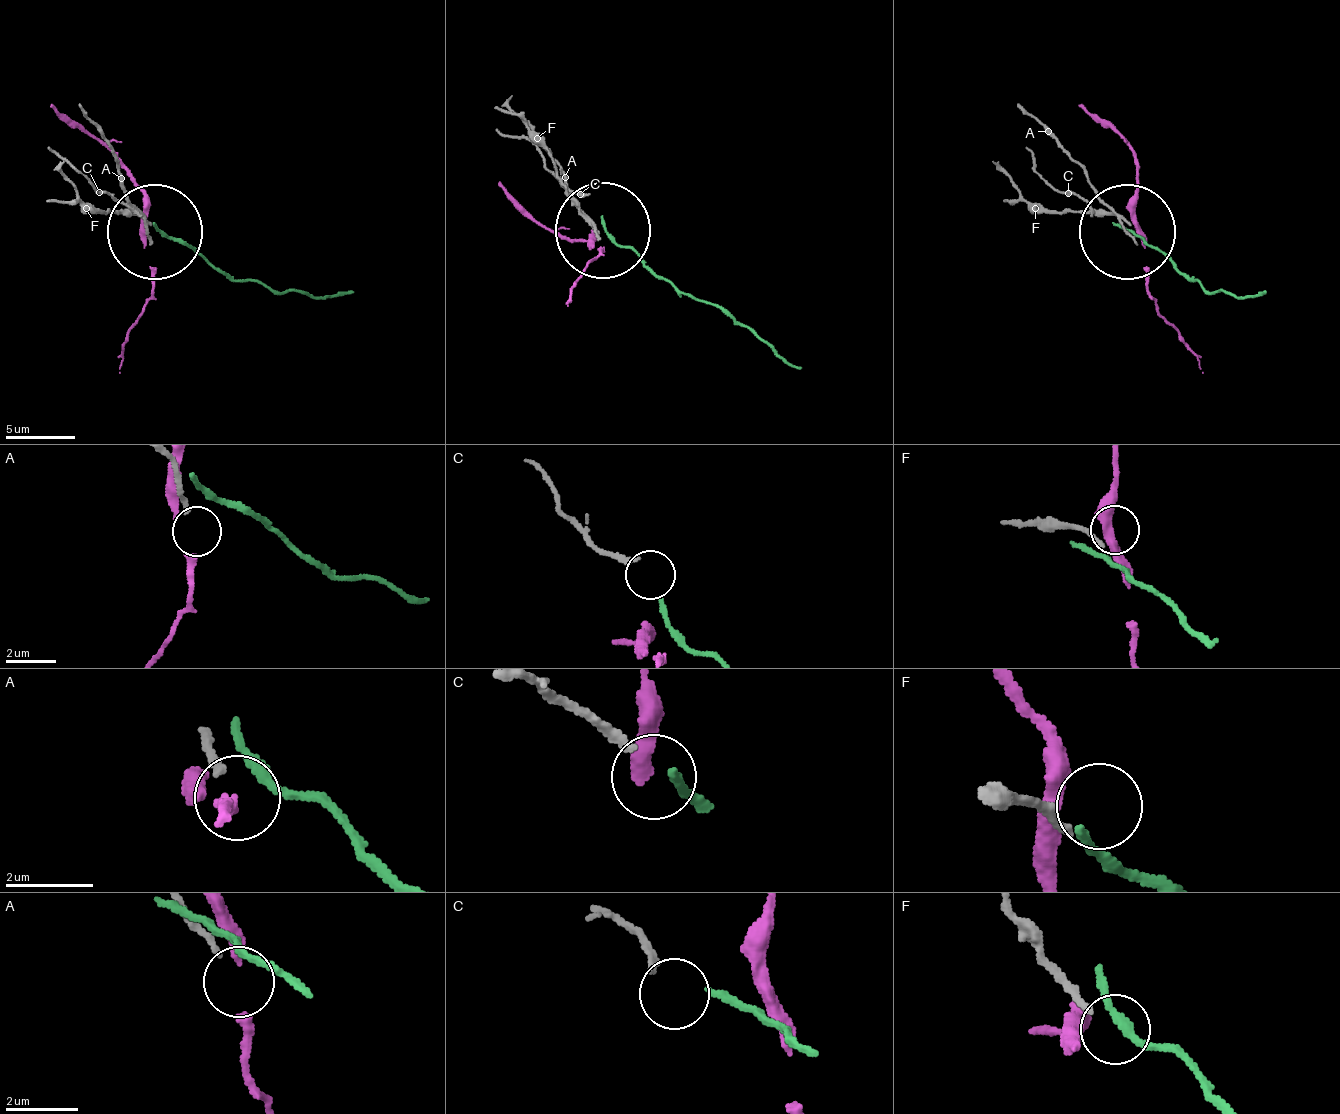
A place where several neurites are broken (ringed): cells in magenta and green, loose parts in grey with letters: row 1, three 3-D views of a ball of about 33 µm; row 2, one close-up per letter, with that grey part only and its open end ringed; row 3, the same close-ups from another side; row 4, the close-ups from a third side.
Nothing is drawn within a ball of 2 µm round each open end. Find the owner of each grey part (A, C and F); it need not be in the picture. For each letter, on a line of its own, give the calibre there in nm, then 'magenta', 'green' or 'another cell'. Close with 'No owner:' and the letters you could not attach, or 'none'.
A: 170 nm | another cell
C: 200 nm | green
F: 200 nm | another cell
No owner: A, F

